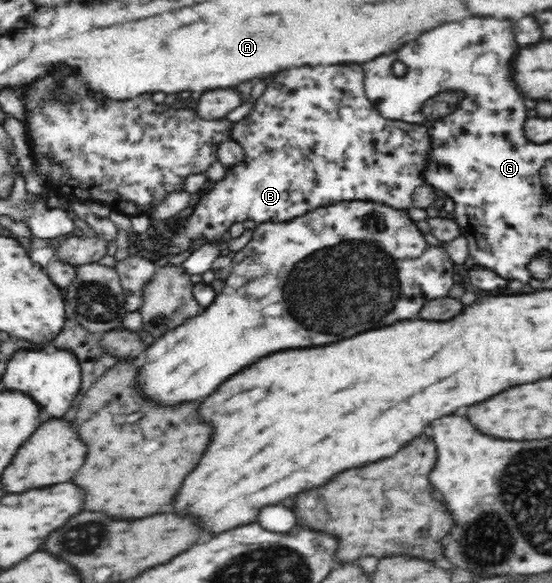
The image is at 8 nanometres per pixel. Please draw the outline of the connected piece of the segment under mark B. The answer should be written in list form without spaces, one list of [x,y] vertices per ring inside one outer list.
[[[318,65],[318,67],[298,67],[298,69],[286,69],[282,73],[278,73],[267,86],[263,94],[254,100],[254,105],[249,114],[243,117],[242,120],[234,124],[233,134],[231,139],[238,142],[245,153],[243,162],[233,167],[226,168],[225,176],[222,180],[212,182],[210,189],[200,198],[199,202],[193,207],[193,212],[185,219],[180,219],[171,228],[160,226],[158,234],[161,236],[159,243],[163,246],[158,253],[158,261],[156,264],[167,264],[169,258],[182,255],[184,252],[191,251],[191,244],[199,236],[203,236],[206,242],[220,243],[224,239],[224,232],[229,231],[230,227],[235,222],[244,222],[245,220],[253,220],[257,224],[264,221],[288,221],[294,219],[306,211],[324,207],[326,205],[334,205],[338,201],[352,201],[360,199],[362,201],[376,201],[390,207],[407,210],[410,207],[412,193],[417,187],[422,186],[425,180],[422,178],[422,171],[424,171],[424,159],[430,151],[430,138],[428,132],[423,125],[412,125],[396,121],[393,119],[386,119],[382,117],[373,103],[369,100],[364,89],[364,73],[360,65]]]

